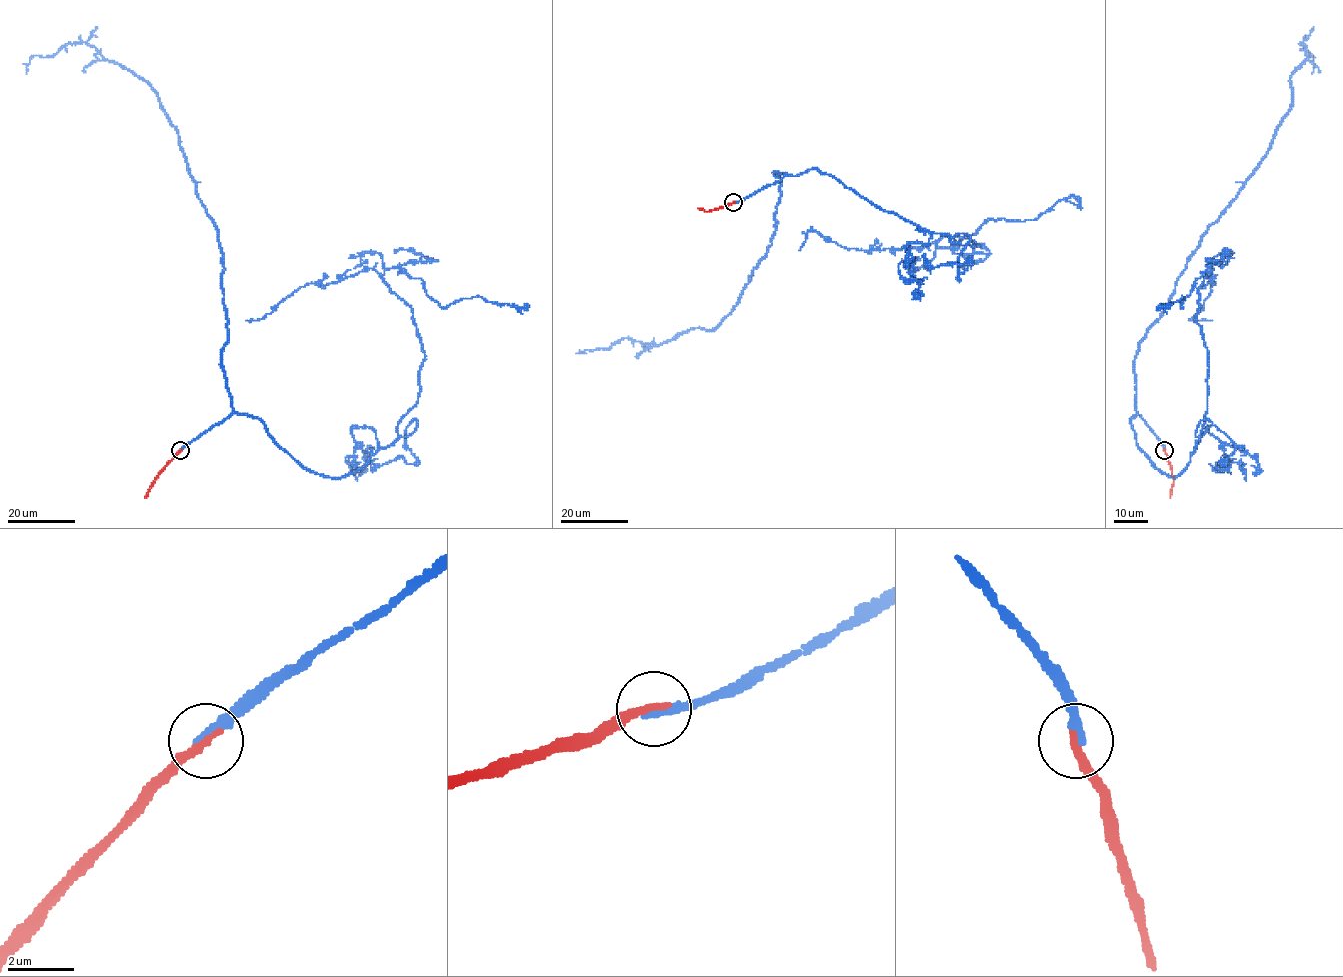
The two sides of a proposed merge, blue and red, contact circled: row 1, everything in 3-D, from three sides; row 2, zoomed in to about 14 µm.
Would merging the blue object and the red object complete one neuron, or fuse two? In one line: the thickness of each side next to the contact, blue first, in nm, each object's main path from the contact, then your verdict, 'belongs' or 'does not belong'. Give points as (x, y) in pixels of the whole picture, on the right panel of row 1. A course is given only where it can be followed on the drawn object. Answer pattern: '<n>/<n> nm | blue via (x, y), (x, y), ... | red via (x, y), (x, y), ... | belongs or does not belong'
320/260 nm | blue via (1164, 450), (1131, 419), (1175, 478), (1204, 421), (1209, 267), (1181, 308), (1158, 308), (1171, 304) | red via (1164, 450), (1173, 475), (1169, 498) | belongs

